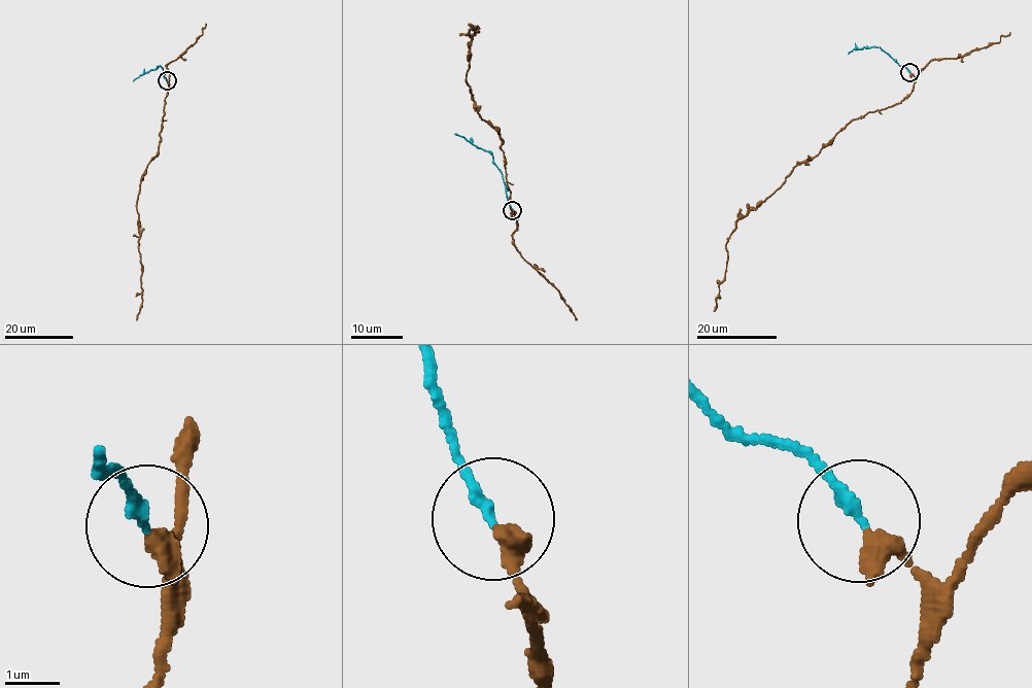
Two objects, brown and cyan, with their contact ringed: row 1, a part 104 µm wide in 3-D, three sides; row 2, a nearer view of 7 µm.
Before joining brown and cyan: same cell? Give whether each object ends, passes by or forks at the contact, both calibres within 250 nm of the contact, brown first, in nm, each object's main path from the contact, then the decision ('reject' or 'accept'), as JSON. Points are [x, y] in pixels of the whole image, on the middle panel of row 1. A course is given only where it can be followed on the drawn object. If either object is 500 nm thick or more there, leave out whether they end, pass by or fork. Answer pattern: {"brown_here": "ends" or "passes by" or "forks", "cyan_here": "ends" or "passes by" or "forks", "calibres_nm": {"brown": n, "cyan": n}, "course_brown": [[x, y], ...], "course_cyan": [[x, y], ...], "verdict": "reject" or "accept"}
{"brown_here": "ends", "cyan_here": "ends", "calibres_nm": {"brown": 400, "cyan": 200}, "course_brown": [[513, 211], [503, 140], [481, 117], [466, 80], [469, 30], [479, 28], [471, 27]], "course_cyan": [[513, 209], [493, 158], [455, 134]], "verdict": "reject"}

